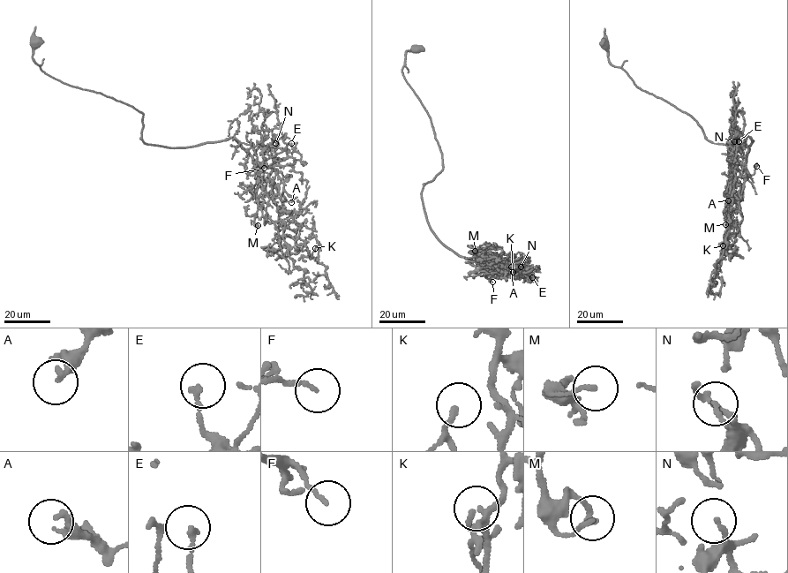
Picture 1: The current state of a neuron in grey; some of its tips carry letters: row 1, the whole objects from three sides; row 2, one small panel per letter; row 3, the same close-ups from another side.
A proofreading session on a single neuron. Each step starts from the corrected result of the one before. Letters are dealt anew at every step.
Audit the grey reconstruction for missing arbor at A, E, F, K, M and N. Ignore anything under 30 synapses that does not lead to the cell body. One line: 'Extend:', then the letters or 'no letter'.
Extend: no letter

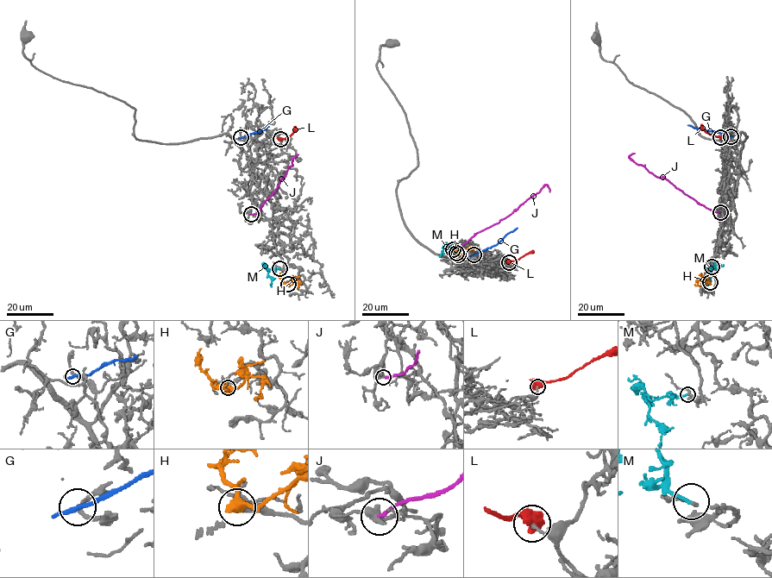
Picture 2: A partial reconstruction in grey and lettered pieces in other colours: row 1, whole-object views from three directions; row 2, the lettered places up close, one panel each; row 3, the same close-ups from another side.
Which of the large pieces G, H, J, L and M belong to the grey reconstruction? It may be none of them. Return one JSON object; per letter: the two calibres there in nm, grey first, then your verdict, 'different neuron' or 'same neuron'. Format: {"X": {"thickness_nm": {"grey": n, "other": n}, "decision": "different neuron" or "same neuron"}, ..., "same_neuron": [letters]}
{"G": {"thickness_nm": {"grey": 200, "other": 240}, "decision": "different neuron"}, "H": {"thickness_nm": {"grey": 360, "other": 440}, "decision": "different neuron"}, "J": {"thickness_nm": {"grey": 600, "other": 160}, "decision": "different neuron"}, "L": {"thickness_nm": {"grey": 150, "other": 550}, "decision": "different neuron"}, "M": {"thickness_nm": {"grey": 150, "other": 190}, "decision": "same neuron"}, "same_neuron": ["M"]}

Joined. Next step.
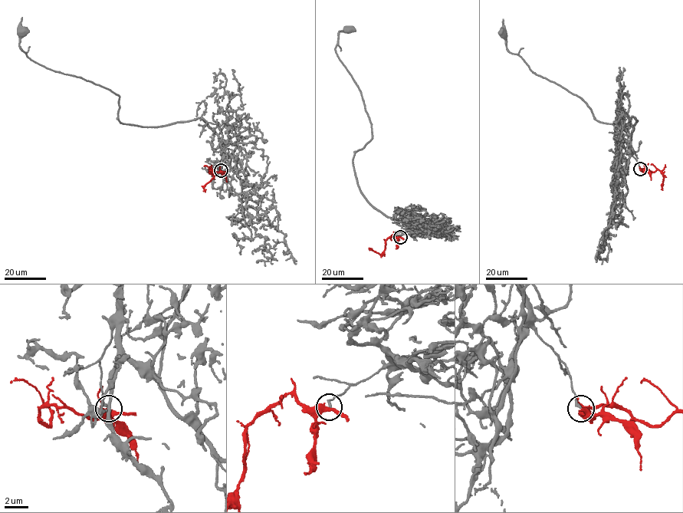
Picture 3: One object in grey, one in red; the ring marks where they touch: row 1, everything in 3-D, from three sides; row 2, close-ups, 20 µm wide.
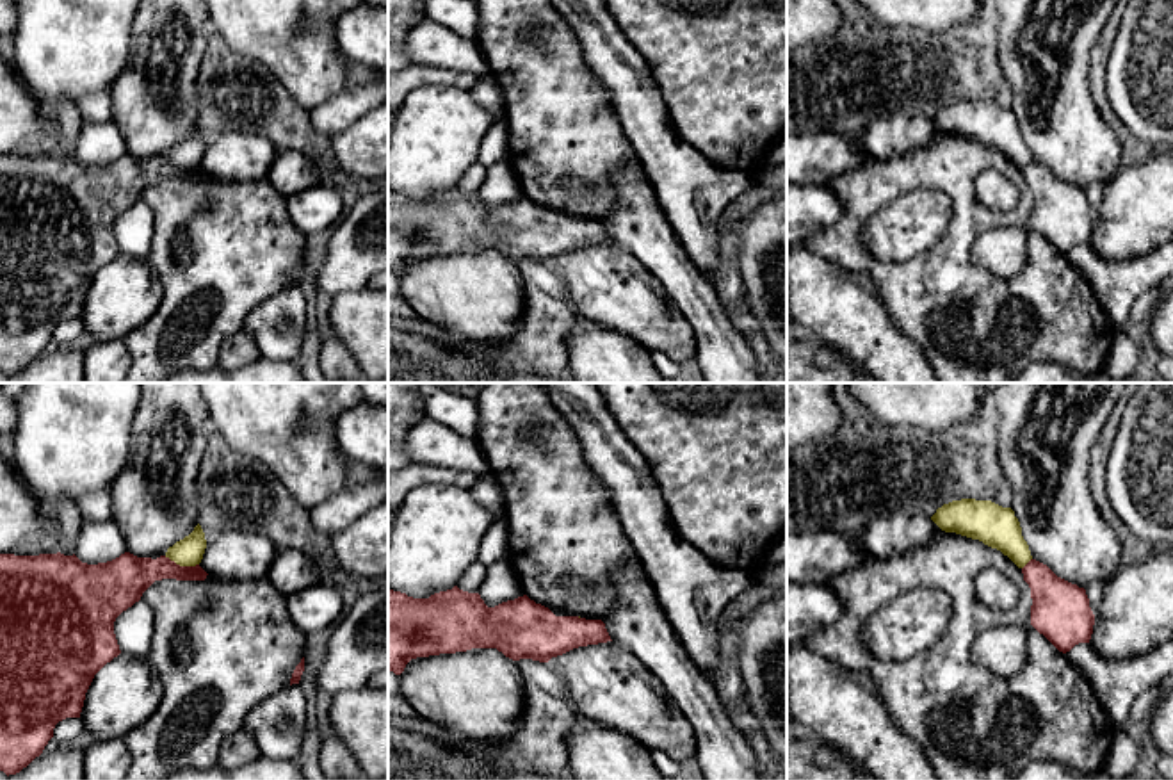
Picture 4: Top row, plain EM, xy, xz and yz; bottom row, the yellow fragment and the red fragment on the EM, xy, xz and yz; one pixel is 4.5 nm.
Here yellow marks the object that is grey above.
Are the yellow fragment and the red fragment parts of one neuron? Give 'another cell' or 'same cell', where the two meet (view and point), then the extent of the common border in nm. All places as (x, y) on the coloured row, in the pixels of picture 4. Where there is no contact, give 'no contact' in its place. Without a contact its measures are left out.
another cell | xy (182, 565) | 170 nm

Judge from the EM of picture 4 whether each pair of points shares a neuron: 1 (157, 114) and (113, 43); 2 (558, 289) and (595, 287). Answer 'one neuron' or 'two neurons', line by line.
1: two neurons
2: two neurons

